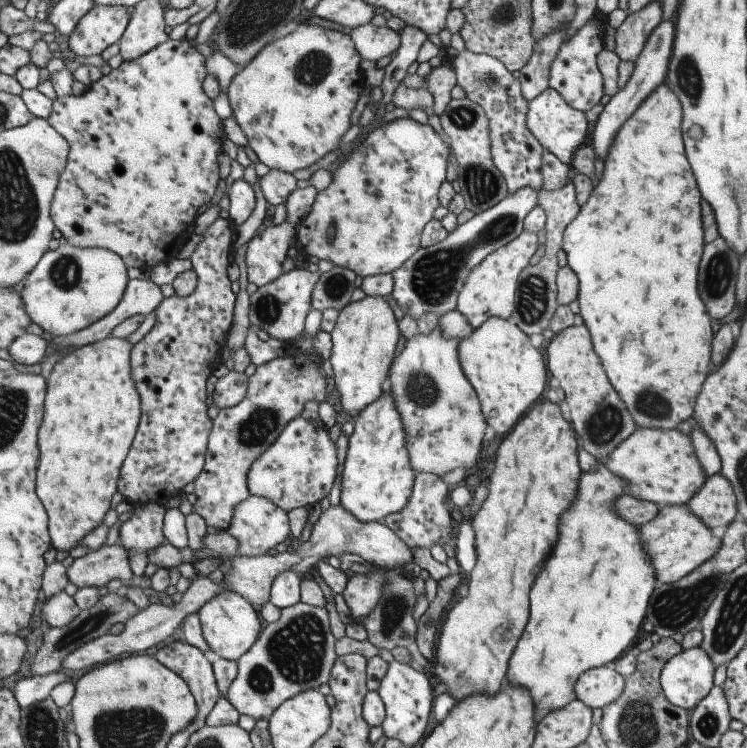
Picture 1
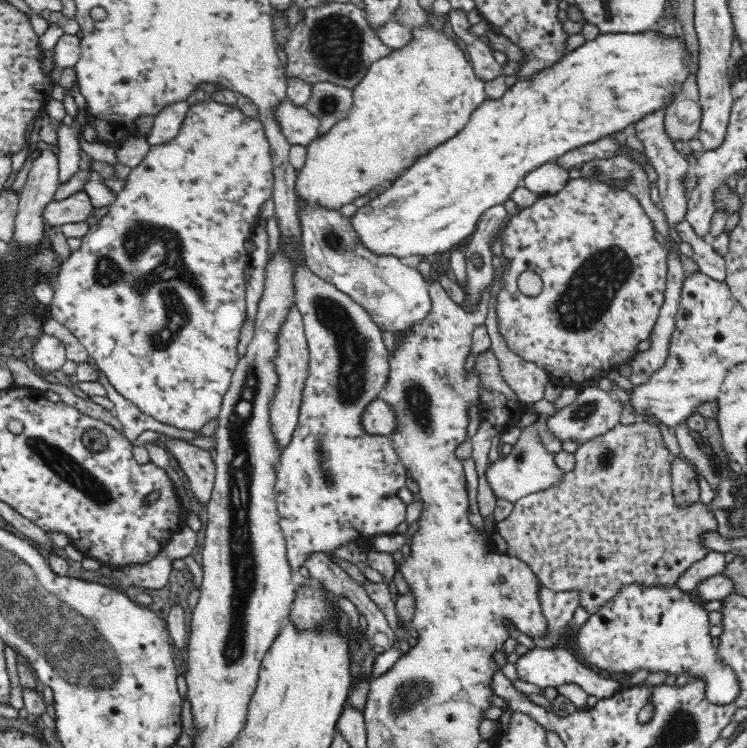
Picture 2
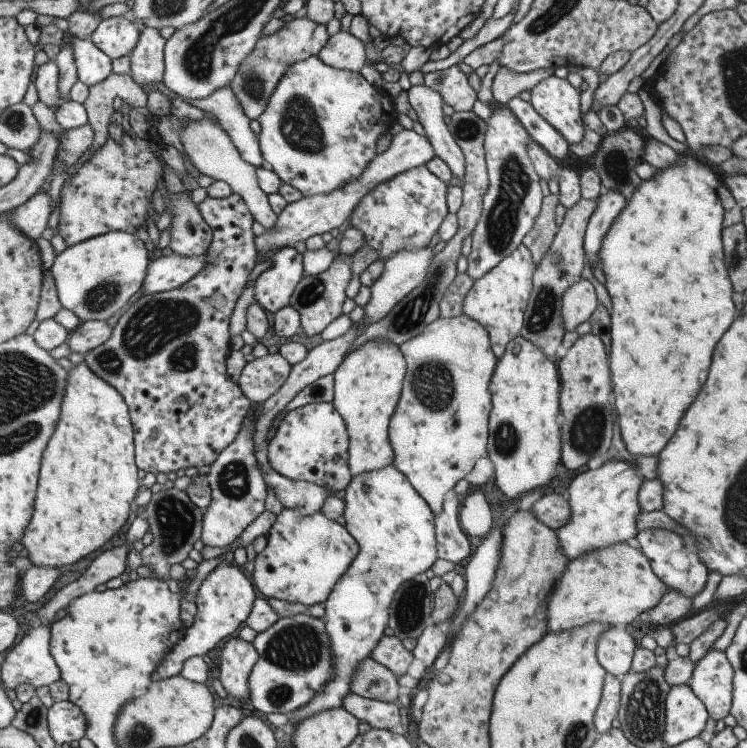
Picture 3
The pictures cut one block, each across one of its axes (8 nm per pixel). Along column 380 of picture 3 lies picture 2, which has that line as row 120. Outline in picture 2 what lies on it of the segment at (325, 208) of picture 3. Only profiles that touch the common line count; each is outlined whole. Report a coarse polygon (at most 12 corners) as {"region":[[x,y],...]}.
{"region":[[166,105],[154,116],[147,135],[152,146],[170,142],[180,134],[190,105]]}

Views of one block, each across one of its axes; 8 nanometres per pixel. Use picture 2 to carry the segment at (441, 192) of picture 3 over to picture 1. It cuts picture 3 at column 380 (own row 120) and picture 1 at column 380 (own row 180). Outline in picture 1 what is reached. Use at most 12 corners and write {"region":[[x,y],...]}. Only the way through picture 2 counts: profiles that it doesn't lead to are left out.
{"region":[[430,124],[370,132],[295,226],[299,251],[393,273],[440,206]]}

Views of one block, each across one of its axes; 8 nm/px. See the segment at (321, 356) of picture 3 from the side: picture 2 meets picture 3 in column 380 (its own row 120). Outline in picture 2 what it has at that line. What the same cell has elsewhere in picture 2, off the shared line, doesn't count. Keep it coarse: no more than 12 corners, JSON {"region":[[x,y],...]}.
{"region":[[288,97],[273,117],[291,146],[320,137],[319,117]]}

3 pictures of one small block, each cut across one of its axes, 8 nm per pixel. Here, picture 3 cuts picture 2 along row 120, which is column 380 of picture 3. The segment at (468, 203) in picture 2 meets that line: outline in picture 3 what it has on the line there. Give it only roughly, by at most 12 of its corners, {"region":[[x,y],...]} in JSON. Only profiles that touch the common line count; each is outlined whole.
{"region":[[393,464],[351,477],[359,551],[325,602],[336,709],[400,584],[438,559],[436,516]]}

